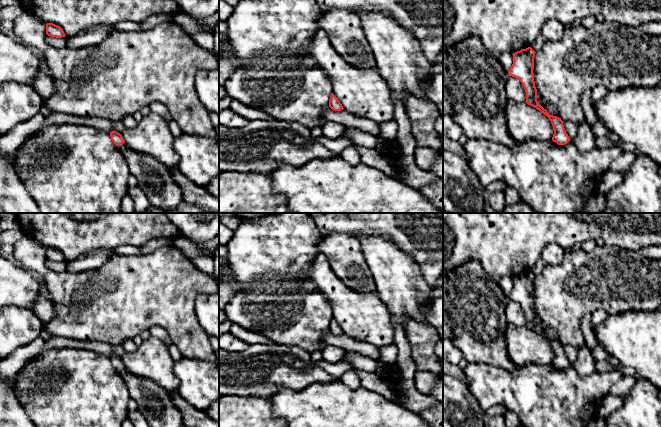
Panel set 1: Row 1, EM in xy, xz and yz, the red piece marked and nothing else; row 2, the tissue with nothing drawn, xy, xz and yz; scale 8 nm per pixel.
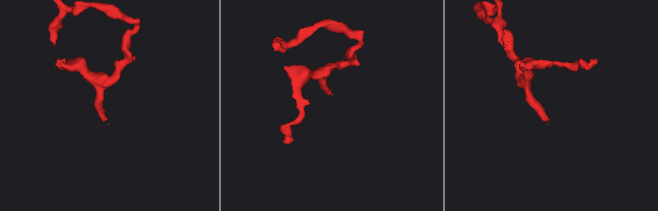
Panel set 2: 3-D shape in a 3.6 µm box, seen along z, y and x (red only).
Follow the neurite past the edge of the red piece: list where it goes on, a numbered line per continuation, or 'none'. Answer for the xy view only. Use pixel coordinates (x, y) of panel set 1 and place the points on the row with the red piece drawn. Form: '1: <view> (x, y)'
1: xy (156, 182)

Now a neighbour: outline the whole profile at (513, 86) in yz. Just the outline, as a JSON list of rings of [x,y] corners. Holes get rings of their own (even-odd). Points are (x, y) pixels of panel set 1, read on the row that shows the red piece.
[[[509,76],[504,86],[506,94],[511,96],[515,102],[525,102],[526,92],[519,79]]]

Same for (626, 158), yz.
[[[623,151],[616,159],[610,163],[608,171],[616,173],[624,172],[631,166],[635,158],[636,155],[634,152]]]

